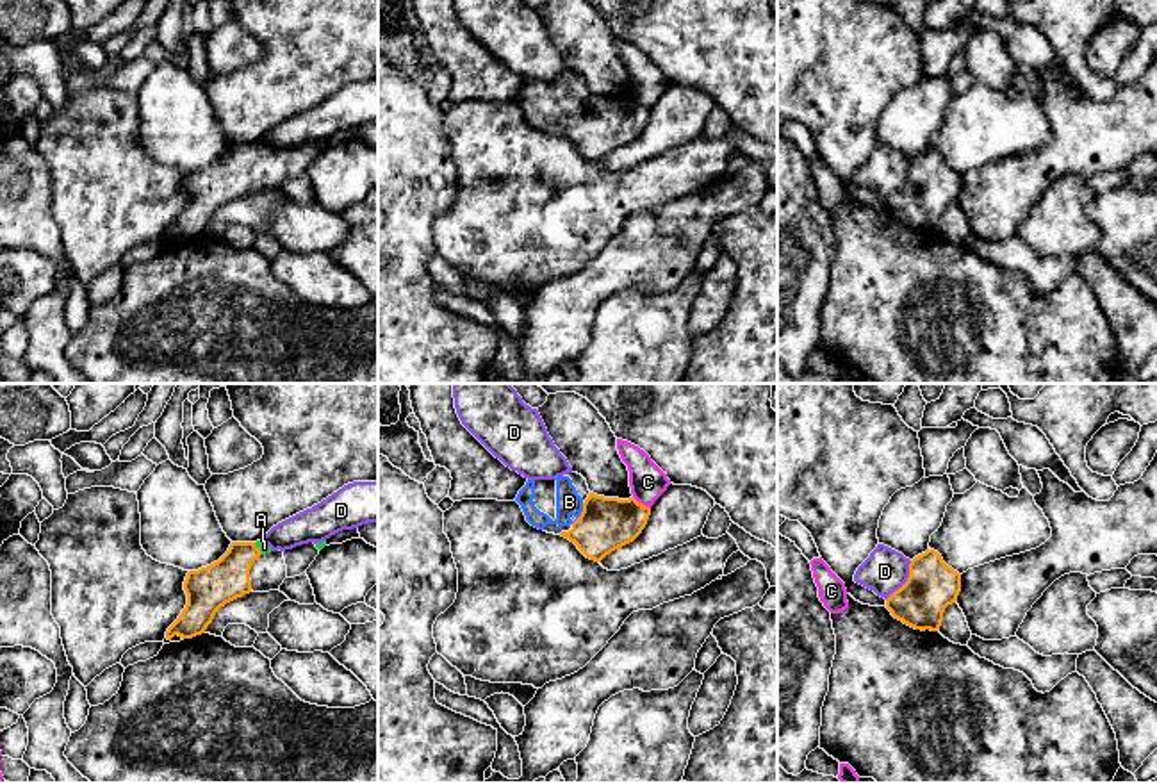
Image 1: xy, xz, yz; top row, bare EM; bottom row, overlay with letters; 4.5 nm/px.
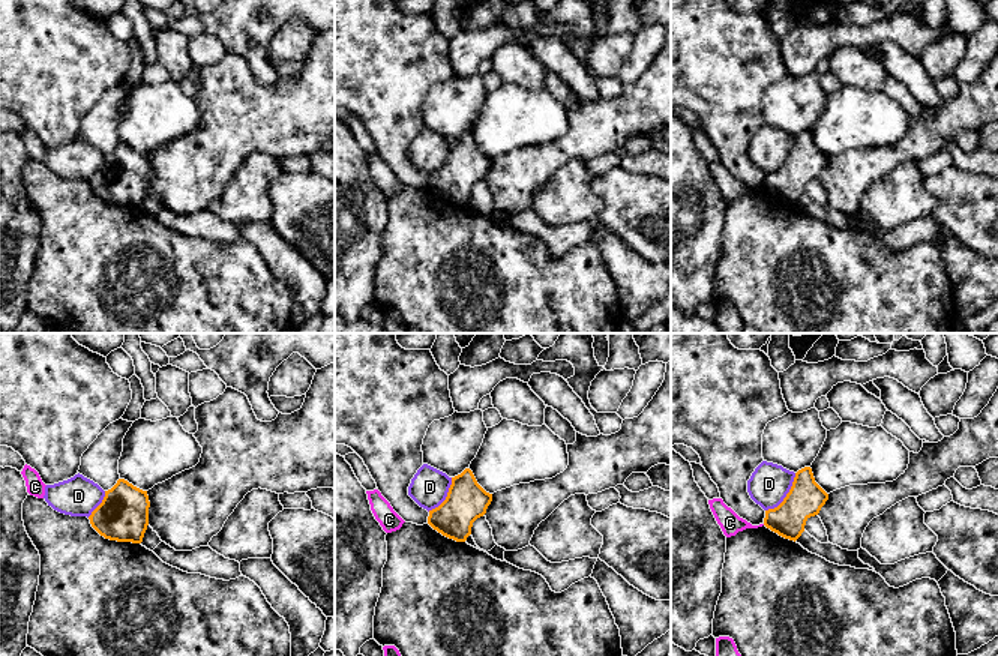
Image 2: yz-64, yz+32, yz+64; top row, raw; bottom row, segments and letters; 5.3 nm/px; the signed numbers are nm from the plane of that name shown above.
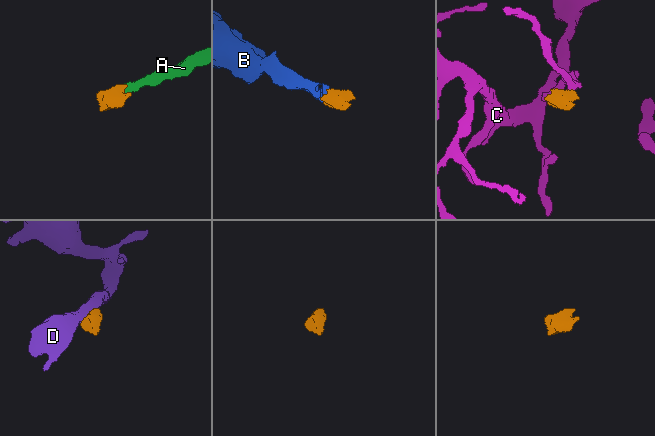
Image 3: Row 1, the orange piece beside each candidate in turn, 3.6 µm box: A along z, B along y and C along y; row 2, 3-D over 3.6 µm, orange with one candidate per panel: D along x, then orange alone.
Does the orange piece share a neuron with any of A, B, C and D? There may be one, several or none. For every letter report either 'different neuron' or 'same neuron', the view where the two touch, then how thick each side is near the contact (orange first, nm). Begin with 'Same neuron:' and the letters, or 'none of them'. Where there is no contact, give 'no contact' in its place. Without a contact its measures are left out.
Same neuron: A, B
A: same neuron; contact in xy; calibres 190 and 50 nm
B: same neuron; contact in xz; calibres 240 and 110 nm
C: different neuron; contact in xz; calibres 240 and 170 nm
D: different neuron; contact in yz; calibres 220 and 200 nm

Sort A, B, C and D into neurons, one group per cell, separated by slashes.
A B / C / D

